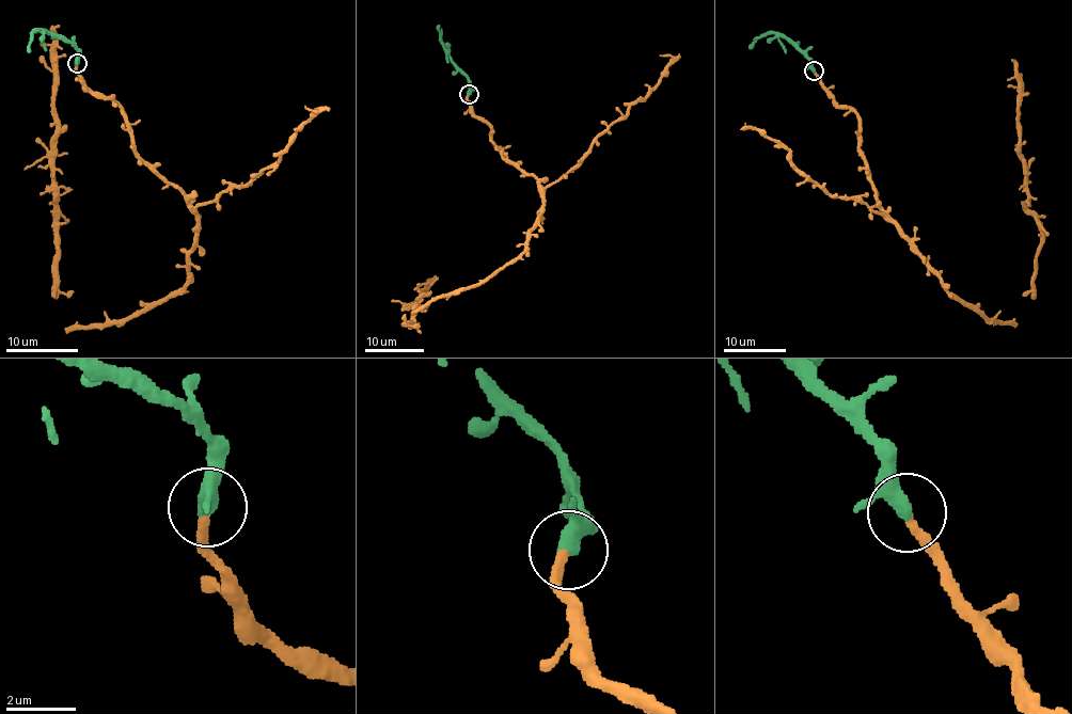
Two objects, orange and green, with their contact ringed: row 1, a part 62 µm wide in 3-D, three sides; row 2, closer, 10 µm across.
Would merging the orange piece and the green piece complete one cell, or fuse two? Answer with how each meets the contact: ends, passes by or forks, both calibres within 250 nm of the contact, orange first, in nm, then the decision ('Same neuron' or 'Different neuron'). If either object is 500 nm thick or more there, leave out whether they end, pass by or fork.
At the ring orange ends. At the ring green passes by. Thickness 240 nm (orange) against 320 nm. Same neuron

